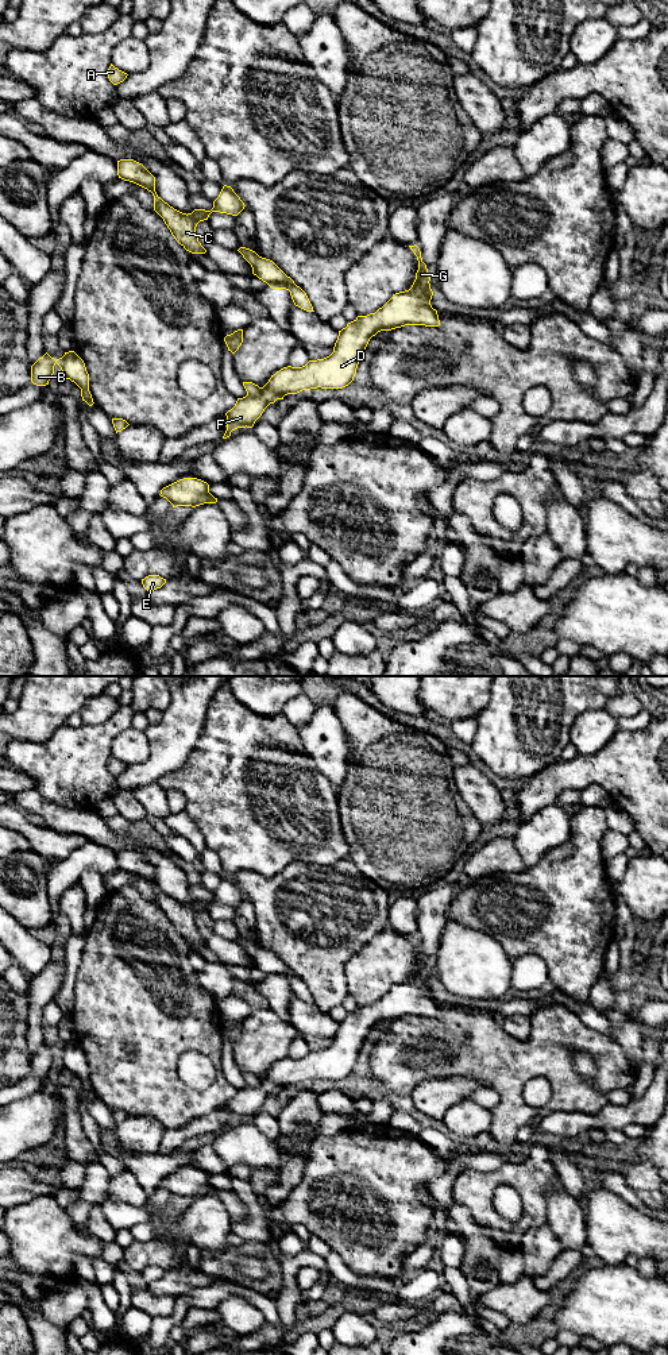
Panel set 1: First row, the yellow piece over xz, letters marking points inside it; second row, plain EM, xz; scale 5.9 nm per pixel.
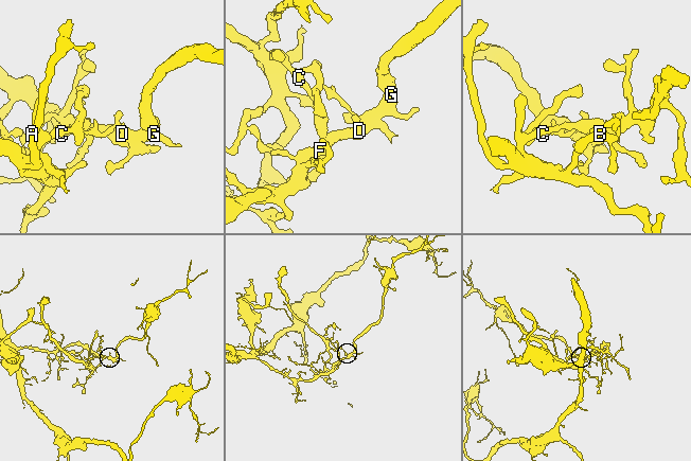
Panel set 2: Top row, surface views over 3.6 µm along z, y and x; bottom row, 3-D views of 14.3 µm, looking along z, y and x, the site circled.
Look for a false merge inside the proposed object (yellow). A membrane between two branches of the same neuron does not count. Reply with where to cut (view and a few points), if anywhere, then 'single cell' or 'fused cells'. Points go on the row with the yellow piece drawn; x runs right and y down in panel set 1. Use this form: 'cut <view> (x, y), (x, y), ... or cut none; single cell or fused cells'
cut xz (261, 388), (257, 394), (247, 394); fused cells

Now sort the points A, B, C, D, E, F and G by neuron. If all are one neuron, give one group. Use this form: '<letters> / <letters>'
A B C / D E F G

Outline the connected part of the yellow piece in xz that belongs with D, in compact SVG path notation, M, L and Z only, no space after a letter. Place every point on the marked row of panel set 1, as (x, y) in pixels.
M409 246L418 260L416 279L409 290L395 293L382 308L367 316L358 316L339 331L333 352L302 367L283 367L260 387L258 395L238 398L235 406L225 413L227 431L223 439L238 428L252 428L265 409L287 394L310 389L343 389L356 374L362 355L372 336L381 331L391 331L405 325L439 327L437 310L432 308L430 275L422 262L420 248Z

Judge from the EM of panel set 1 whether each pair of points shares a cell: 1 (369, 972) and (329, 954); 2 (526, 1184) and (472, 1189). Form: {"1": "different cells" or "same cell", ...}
{"1": "different cells", "2": "same cell"}

